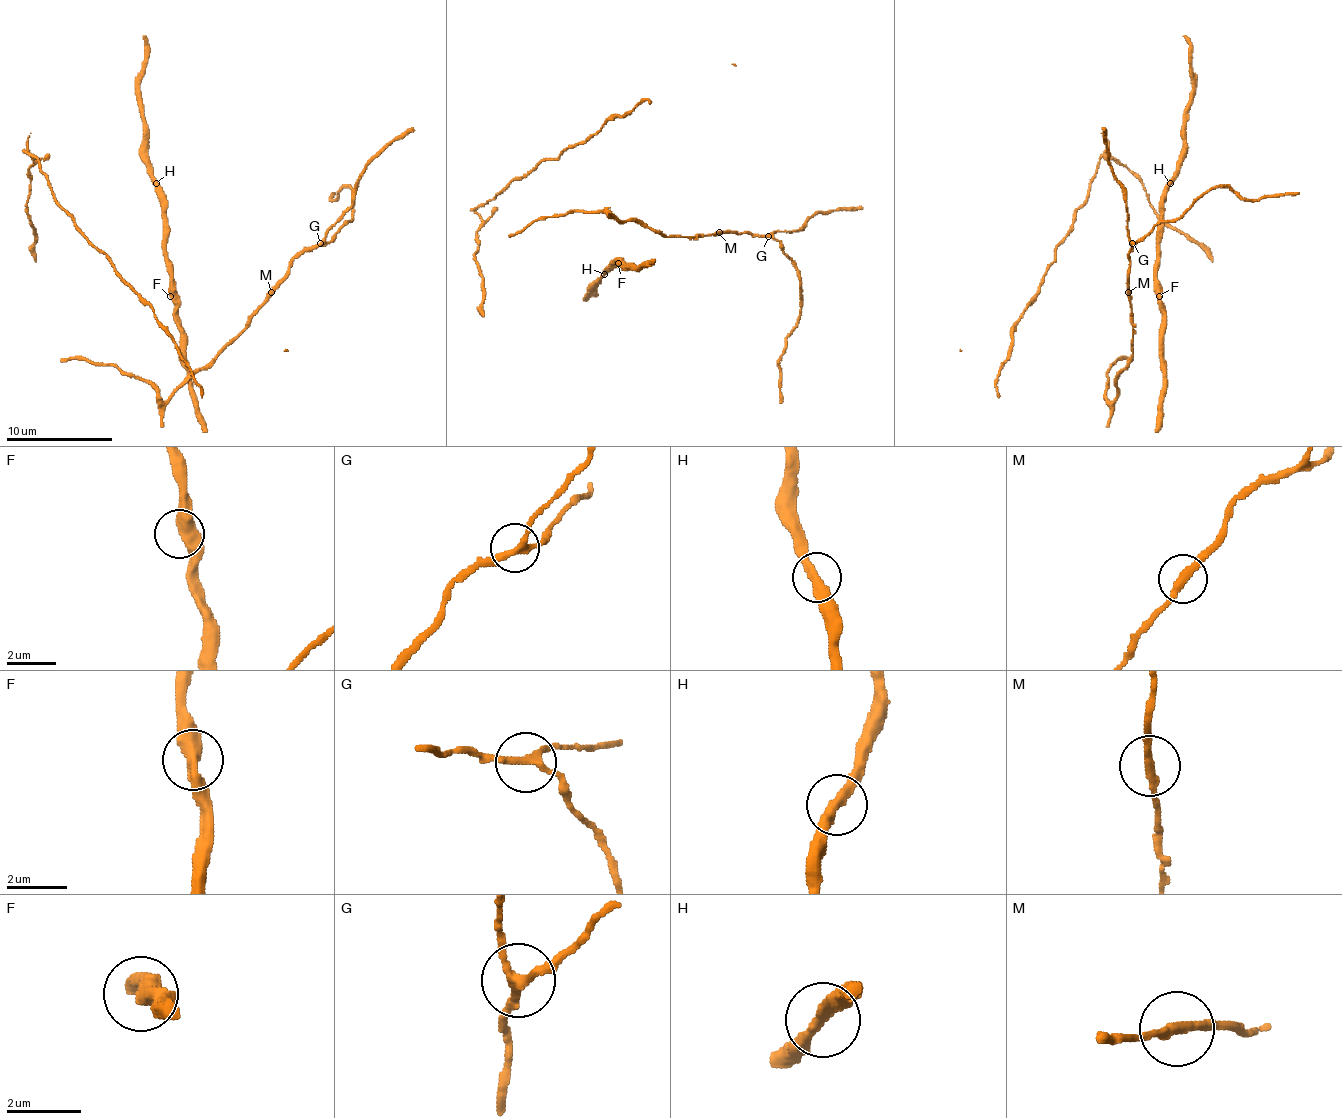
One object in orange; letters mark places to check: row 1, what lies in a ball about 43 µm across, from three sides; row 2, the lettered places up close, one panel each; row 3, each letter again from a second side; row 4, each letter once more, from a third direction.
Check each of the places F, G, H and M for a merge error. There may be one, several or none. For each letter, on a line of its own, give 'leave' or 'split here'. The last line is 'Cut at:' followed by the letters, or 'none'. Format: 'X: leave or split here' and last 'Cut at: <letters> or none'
F: leave
G: leave
H: leave
M: leave
Cut at: none

